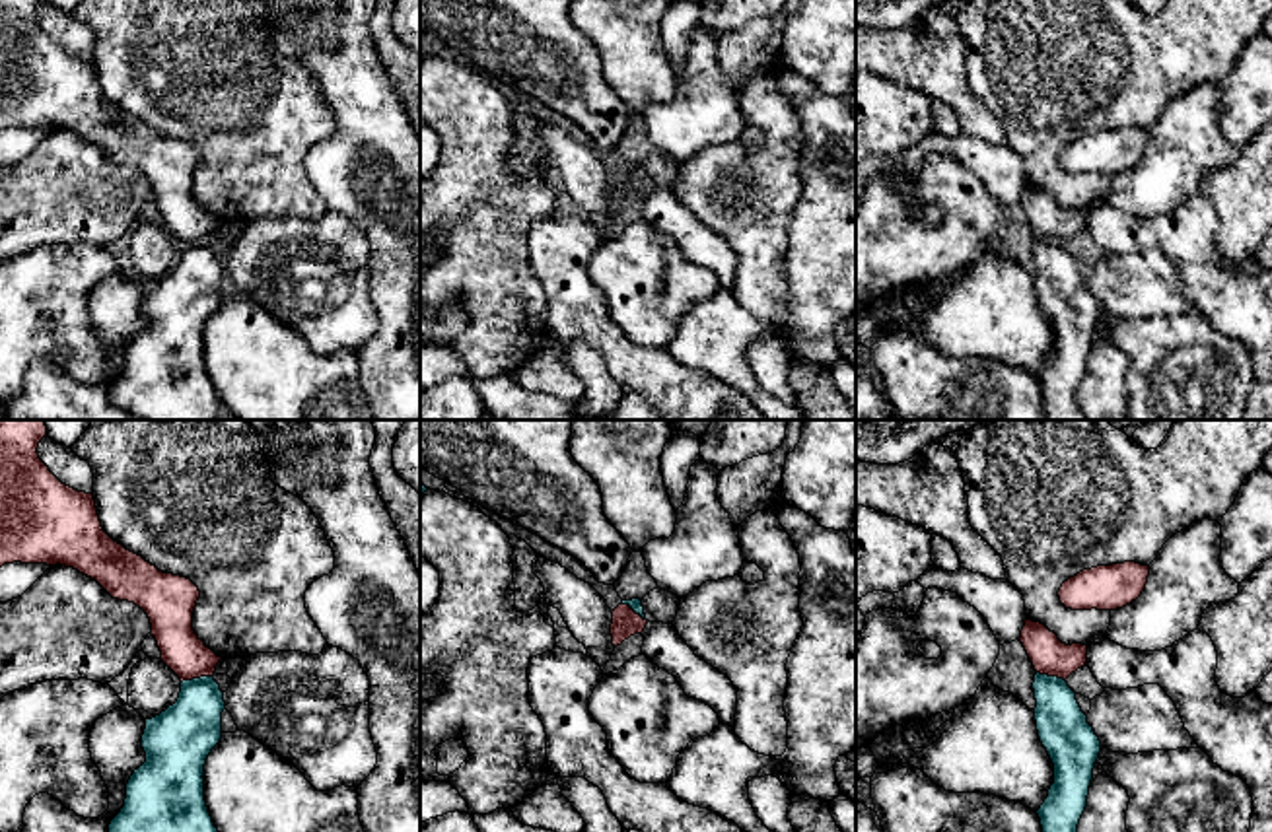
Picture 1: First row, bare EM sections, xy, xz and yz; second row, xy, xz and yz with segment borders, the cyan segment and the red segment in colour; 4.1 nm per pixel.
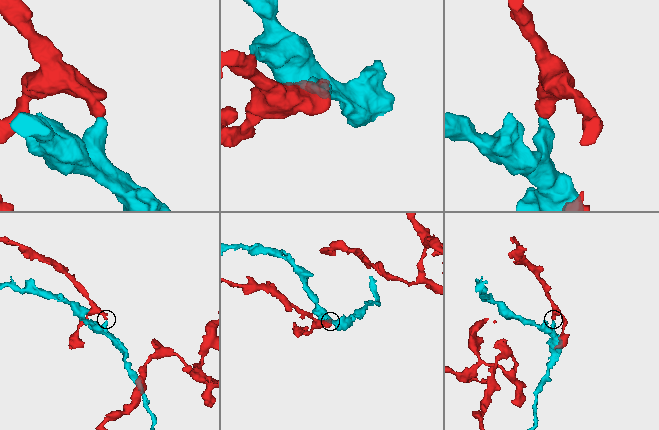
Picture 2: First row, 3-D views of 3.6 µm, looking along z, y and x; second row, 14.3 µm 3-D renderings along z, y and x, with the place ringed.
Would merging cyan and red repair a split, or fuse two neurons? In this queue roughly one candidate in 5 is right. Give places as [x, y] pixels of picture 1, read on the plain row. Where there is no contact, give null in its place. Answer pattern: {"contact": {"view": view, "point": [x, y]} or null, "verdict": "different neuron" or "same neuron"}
{"contact": {"view": "xy", "point": [195, 243]}, "verdict": "different neuron"}

